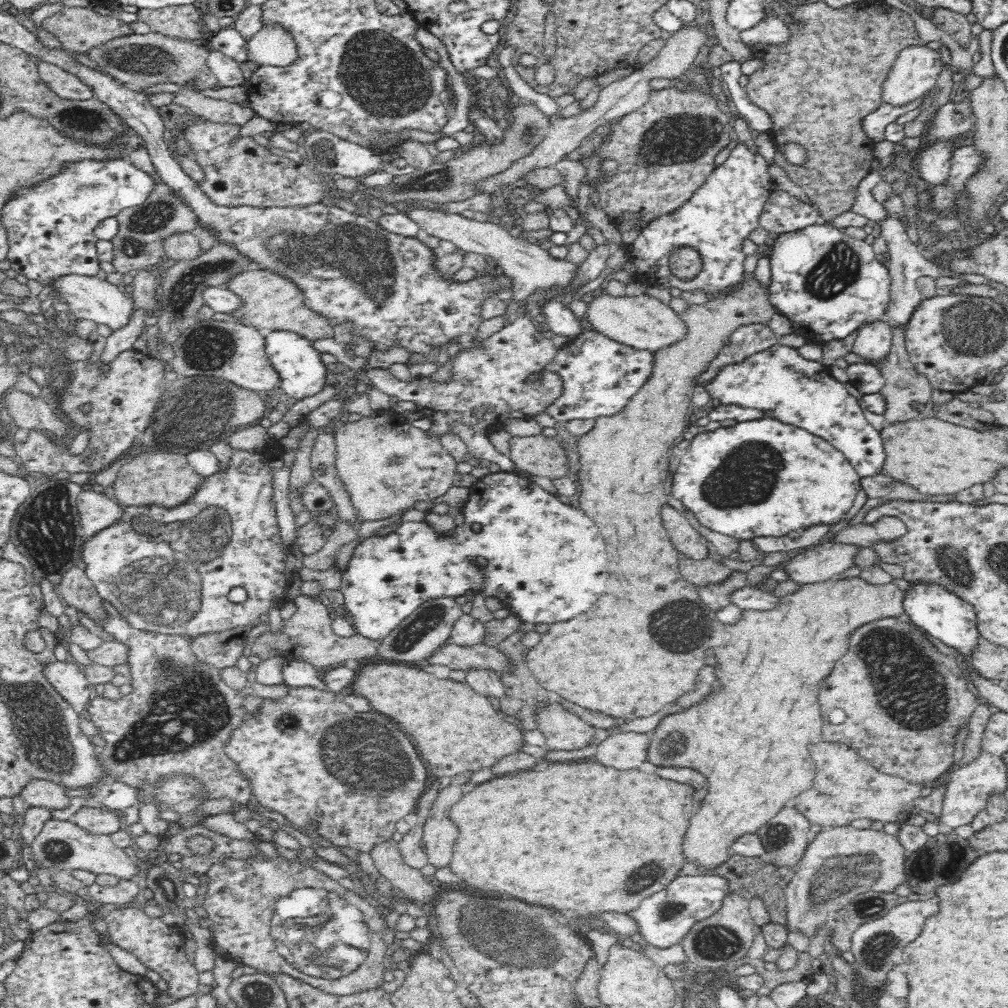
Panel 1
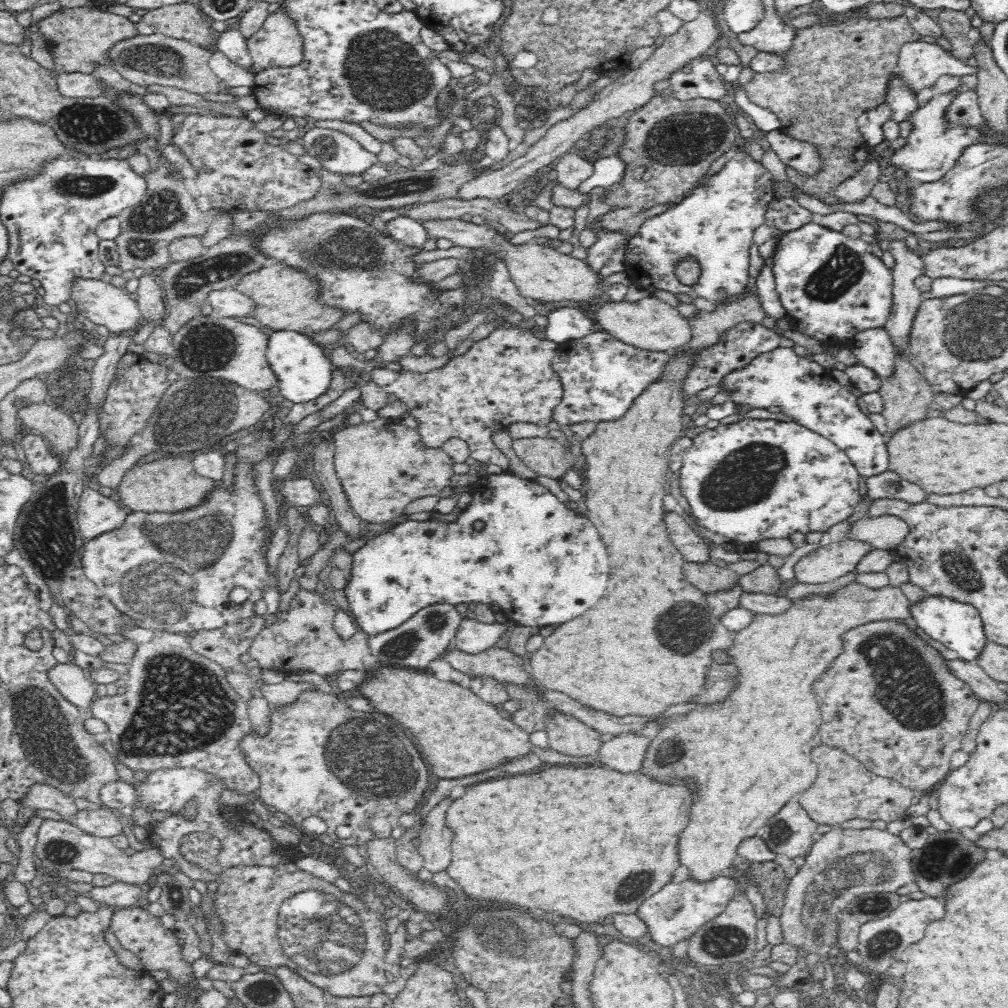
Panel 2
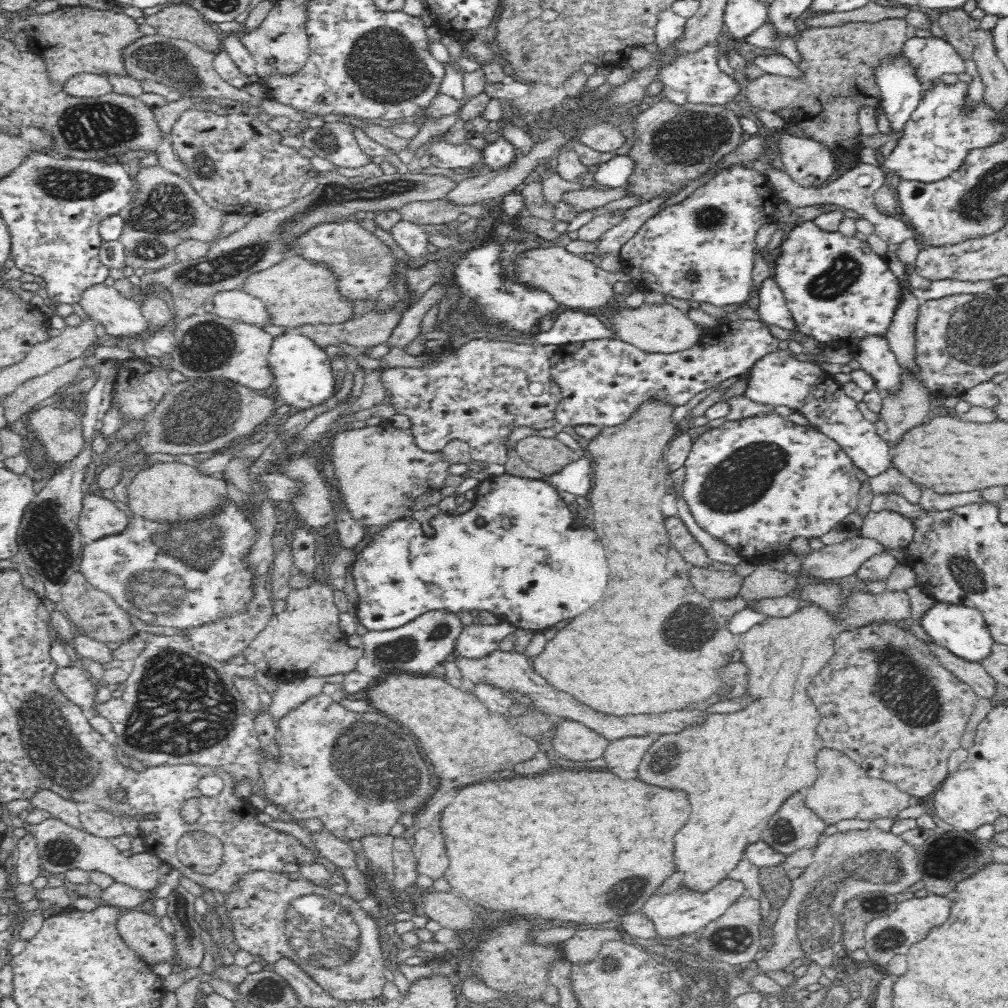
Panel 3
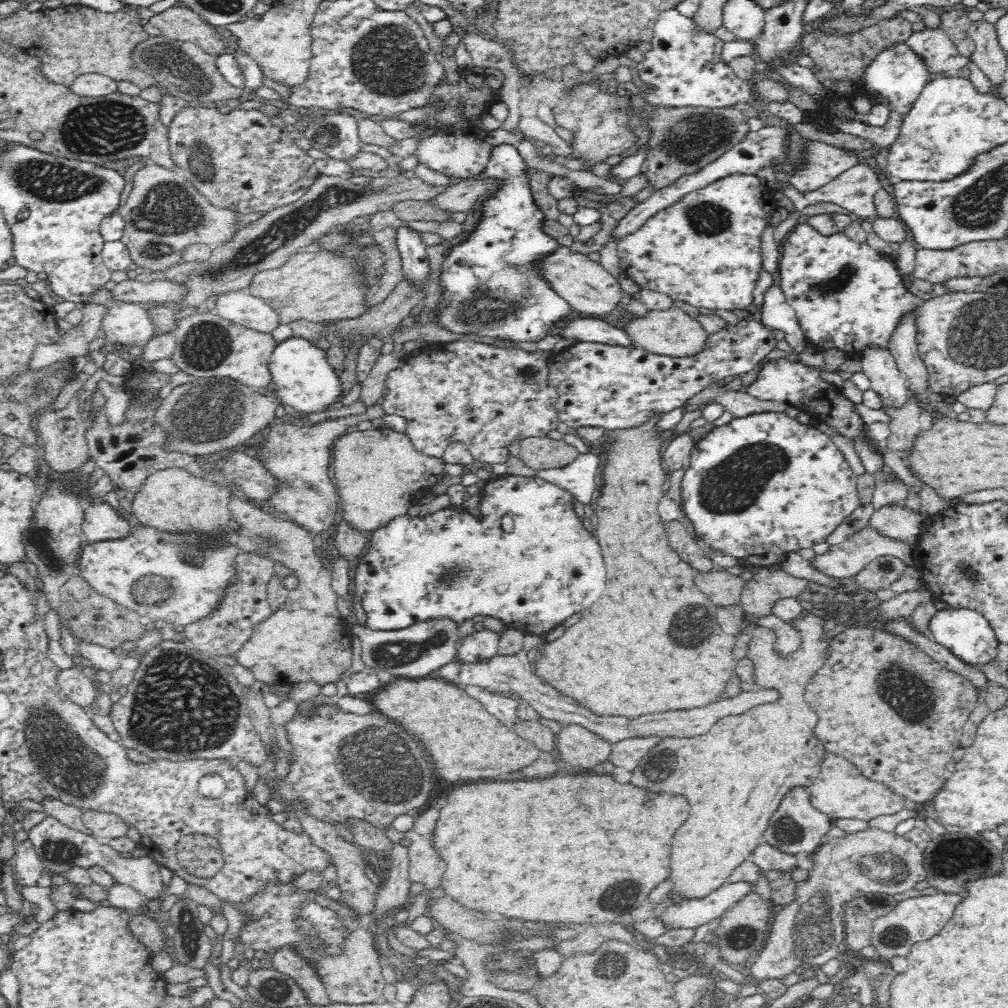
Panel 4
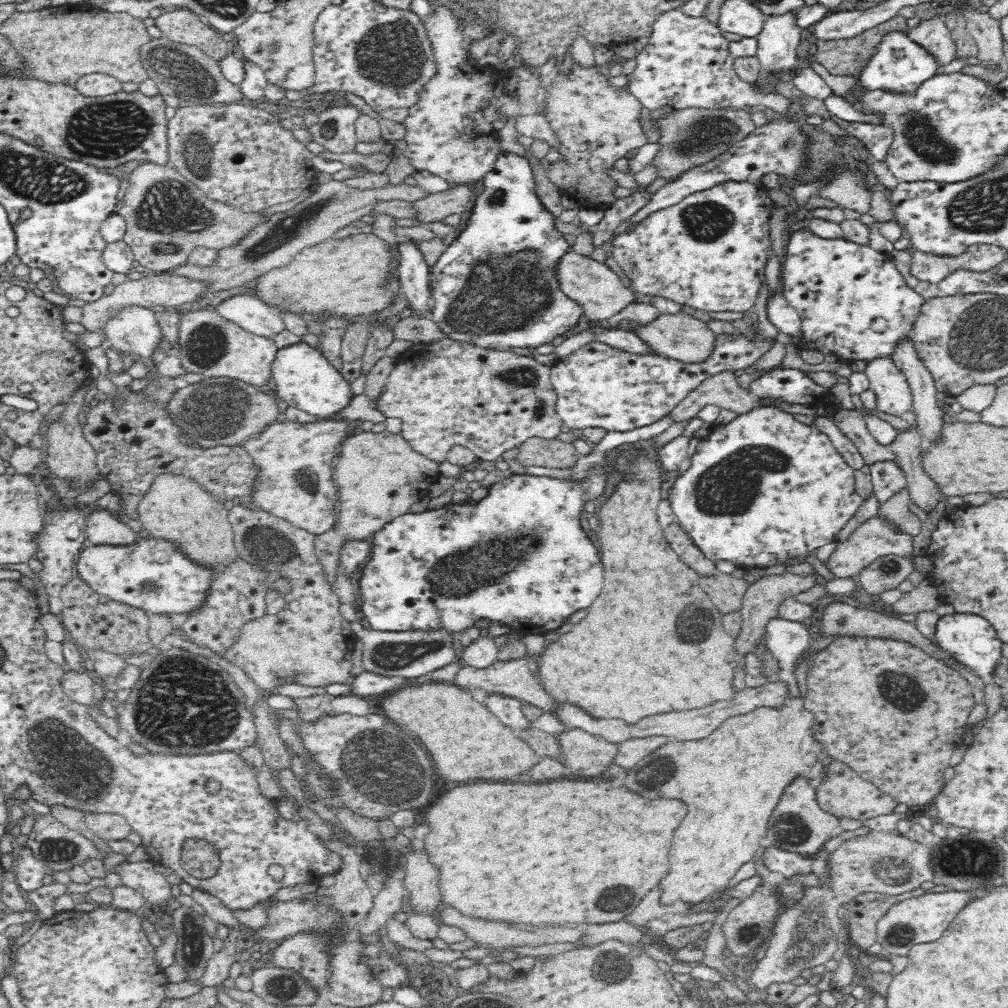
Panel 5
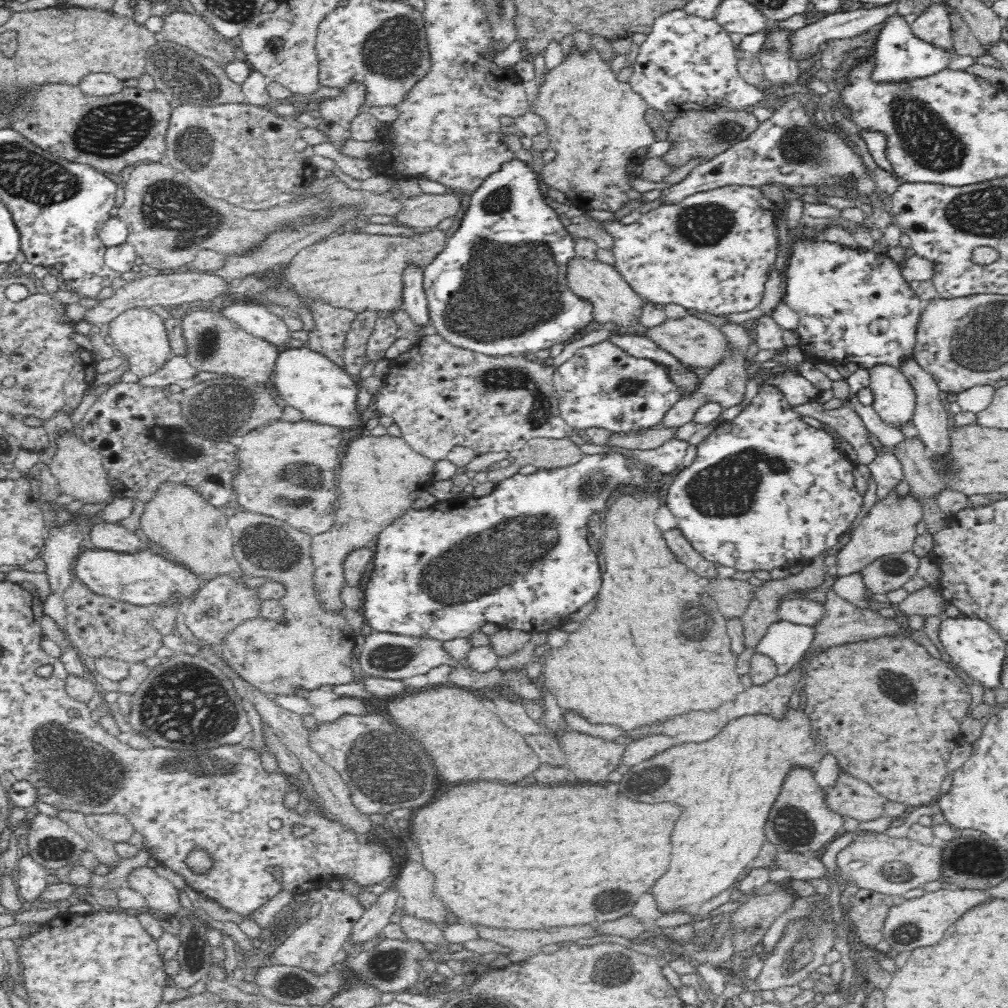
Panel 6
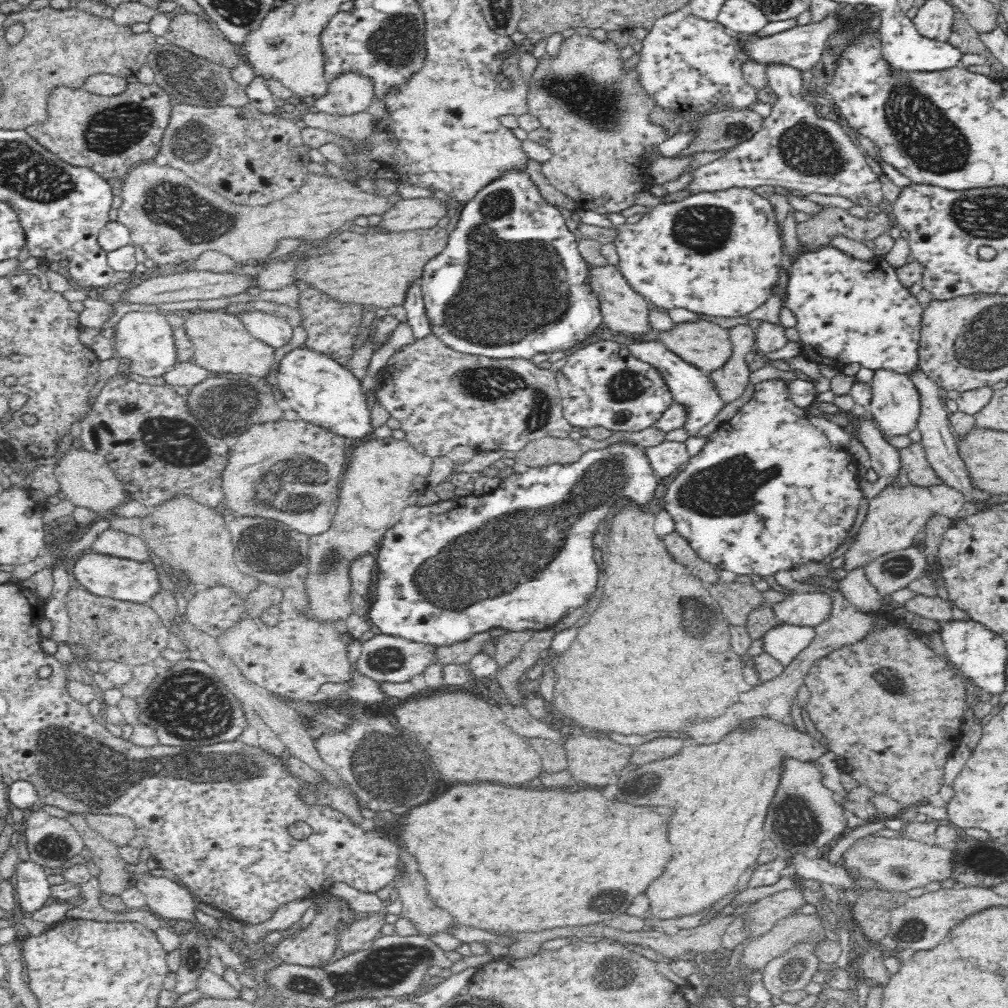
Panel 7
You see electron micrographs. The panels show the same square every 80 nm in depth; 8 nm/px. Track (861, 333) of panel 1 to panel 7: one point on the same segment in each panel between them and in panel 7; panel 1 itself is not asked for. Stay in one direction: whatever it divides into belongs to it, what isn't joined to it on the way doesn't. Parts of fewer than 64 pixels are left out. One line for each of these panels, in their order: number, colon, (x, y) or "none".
2: (873, 349)
3: (874, 354)
4: (890, 383)
5: (894, 397)
6: (895, 401)
7: (895, 407)

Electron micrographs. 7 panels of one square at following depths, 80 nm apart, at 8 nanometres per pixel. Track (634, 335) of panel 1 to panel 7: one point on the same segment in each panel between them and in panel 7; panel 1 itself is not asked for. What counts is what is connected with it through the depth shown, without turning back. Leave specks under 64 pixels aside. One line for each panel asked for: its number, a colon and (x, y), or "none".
2: (651, 324)
3: (655, 328)
4: (673, 333)
5: (680, 336)
6: (698, 344)
7: (707, 346)

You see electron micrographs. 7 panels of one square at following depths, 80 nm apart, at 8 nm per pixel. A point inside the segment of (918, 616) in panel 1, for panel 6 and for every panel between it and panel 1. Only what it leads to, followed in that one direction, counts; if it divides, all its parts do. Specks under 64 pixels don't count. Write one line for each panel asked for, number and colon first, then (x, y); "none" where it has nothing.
2: (958, 626)
3: (962, 630)
4: (966, 633)
5: (969, 639)
6: (972, 644)

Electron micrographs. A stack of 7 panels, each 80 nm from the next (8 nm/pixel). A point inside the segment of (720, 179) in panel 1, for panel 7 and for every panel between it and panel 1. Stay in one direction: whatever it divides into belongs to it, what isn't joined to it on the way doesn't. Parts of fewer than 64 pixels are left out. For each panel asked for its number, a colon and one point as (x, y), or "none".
2: (713, 225)
3: (702, 249)
4: (704, 250)
5: (709, 252)
6: (713, 251)
7: (718, 253)

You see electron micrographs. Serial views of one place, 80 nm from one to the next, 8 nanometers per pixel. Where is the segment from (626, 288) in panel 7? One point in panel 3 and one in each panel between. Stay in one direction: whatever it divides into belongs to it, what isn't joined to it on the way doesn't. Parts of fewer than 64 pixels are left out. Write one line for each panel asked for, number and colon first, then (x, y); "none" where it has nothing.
3: (579, 284)
4: (593, 292)
5: (601, 292)
6: (615, 302)

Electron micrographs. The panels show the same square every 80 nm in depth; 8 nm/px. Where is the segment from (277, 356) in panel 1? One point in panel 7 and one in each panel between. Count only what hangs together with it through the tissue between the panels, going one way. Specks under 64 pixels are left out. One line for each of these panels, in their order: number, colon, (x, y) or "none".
2: (303, 372)
3: (302, 372)
4: (304, 379)
5: (305, 379)
6: (304, 379)
7: (322, 391)

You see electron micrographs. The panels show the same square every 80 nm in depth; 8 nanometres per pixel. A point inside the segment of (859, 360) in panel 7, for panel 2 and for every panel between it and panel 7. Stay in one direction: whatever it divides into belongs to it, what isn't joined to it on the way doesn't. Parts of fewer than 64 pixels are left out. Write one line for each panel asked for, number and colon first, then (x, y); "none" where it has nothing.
2: (833, 287)
3: (840, 291)
4: (848, 296)
5: (852, 300)
6: (853, 306)

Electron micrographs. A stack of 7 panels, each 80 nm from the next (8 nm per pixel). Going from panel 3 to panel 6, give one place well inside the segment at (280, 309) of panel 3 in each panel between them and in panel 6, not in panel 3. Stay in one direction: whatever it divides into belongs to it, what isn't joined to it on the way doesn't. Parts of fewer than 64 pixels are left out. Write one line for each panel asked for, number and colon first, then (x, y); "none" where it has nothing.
4: (320, 285)
5: (355, 275)
6: (359, 271)

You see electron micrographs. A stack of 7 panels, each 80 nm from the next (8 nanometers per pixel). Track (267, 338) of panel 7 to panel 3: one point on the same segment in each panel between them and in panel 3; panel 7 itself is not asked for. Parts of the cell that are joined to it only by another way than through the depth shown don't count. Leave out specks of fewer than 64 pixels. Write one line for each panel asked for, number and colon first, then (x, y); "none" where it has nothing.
3: (236, 305)
4: (247, 310)
5: (252, 314)
6: (250, 316)

